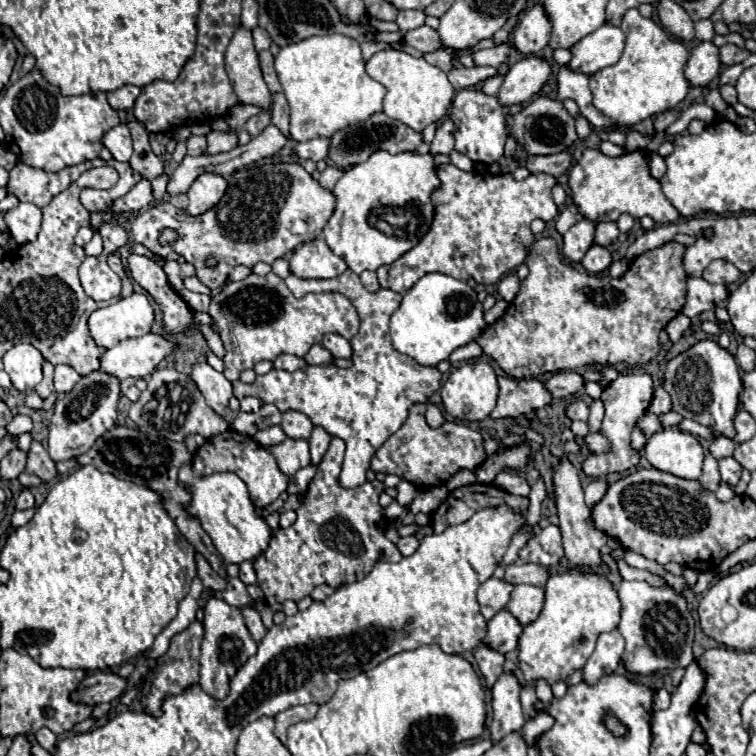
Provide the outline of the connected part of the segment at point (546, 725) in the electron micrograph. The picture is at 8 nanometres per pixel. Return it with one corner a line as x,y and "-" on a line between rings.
538,713
534,719
530,719
530,721
522,727
520,735
522,735
522,739
524,739
528,745
534,745
534,743
536,743
536,737
538,737
540,733
548,731
550,727
552,727
552,717
548,717
546,713

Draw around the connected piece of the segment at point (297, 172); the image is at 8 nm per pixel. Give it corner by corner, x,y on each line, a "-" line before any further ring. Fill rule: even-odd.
266,163
238,169
228,183
228,189
218,205
210,211
192,217
186,211
176,209
168,201
162,201
150,209
140,211
132,219
132,239
152,249
158,255
166,255
166,245
160,243
160,233
168,227
178,233
178,239
170,243
170,249
184,255
188,263
196,267
196,277
210,289
220,287
236,265
254,267
258,261
274,263
274,259
288,255
298,243
320,237
324,225
336,209
336,195
324,189
300,163
-
206,257
218,257
214,269
206,269

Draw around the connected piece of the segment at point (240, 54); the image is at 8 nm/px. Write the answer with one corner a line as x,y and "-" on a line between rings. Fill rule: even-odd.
240,27
234,33
226,49
226,71
240,103
252,103
264,109
270,105
272,95
262,79
258,53
252,41
252,31

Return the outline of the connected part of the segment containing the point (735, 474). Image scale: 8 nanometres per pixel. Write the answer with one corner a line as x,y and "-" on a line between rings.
724,457
724,459
720,459
718,463
720,463
722,481
728,483
730,487
734,487
734,485
740,481
740,473
742,473
740,463
738,463
734,457

